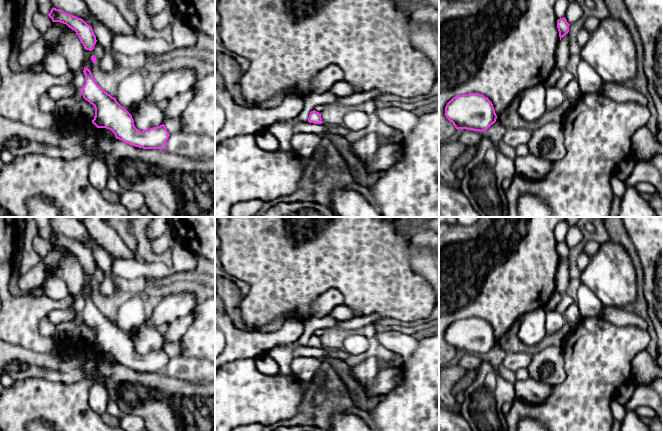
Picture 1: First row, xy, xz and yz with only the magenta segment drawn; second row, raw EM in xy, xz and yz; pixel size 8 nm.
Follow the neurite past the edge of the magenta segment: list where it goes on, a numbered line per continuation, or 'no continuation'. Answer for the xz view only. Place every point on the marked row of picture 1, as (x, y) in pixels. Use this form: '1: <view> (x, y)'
no continuation

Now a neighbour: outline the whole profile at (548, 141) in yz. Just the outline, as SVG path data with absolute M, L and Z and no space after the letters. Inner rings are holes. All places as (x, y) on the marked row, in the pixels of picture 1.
M548 122L532 131L529 152L552 163L565 156L565 136L562 123Z

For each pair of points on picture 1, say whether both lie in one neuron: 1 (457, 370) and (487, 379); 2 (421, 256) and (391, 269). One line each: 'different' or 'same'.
1: different
2: different

